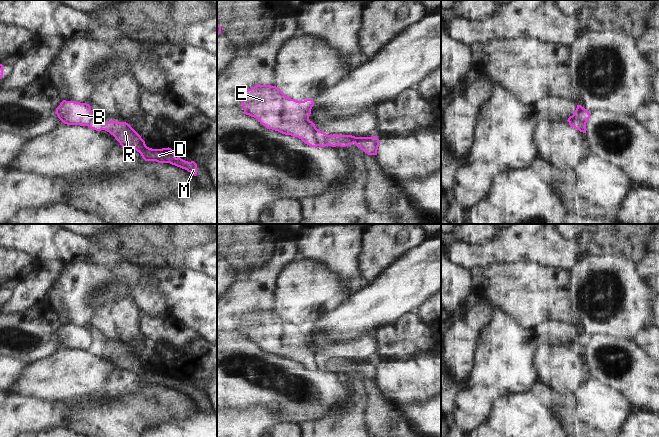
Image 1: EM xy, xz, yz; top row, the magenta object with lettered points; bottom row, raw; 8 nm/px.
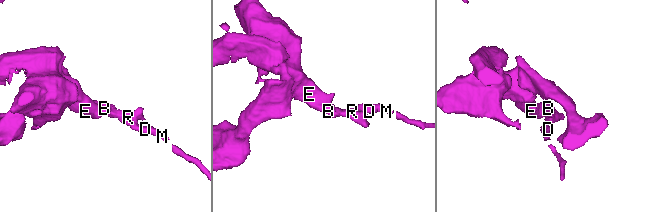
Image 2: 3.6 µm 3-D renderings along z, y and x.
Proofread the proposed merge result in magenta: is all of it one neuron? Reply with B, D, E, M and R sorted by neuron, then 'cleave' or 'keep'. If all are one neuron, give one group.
groups B E / D M R; cleave

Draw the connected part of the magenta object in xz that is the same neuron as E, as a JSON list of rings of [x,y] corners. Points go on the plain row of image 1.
[[[256,309],[241,319],[244,337],[259,344],[267,353],[298,361],[305,368],[317,371],[316,350],[309,344],[314,330],[312,323],[297,325],[276,310]]]

